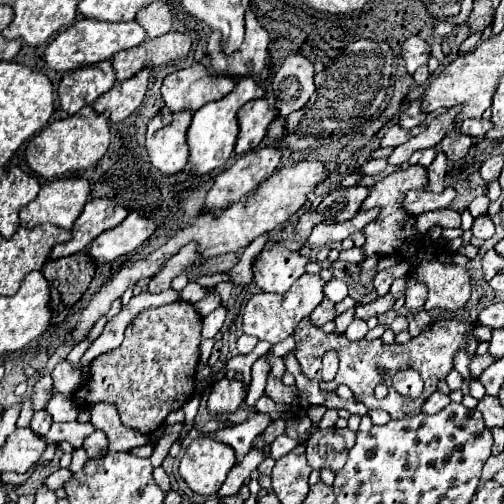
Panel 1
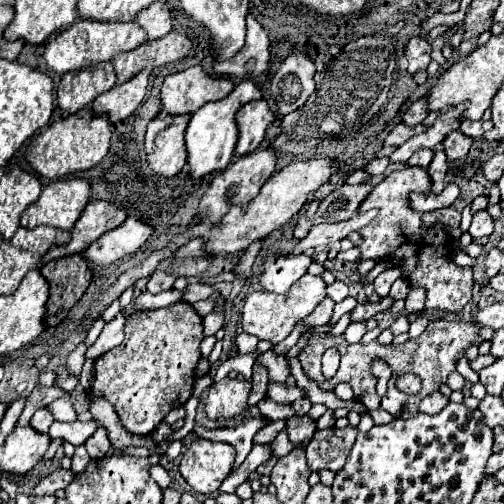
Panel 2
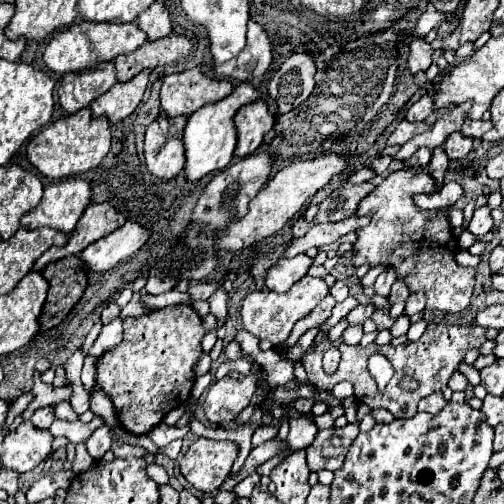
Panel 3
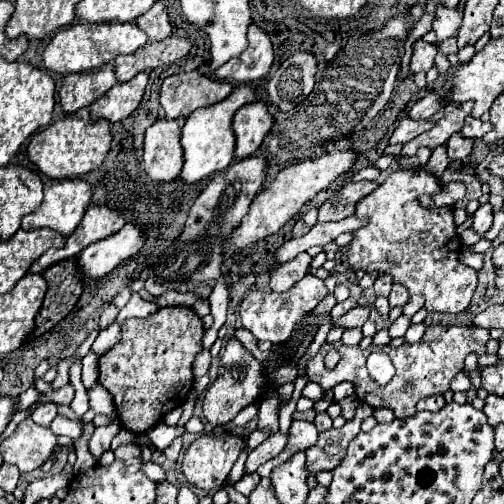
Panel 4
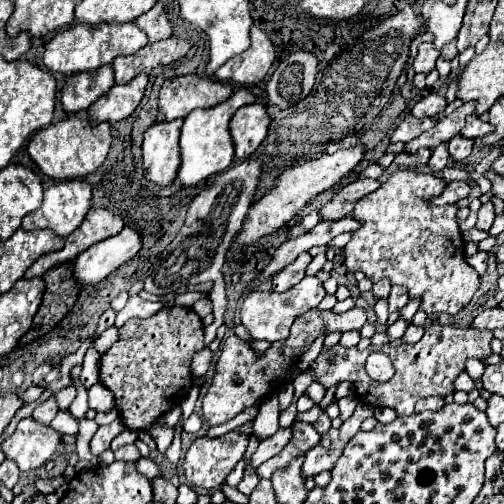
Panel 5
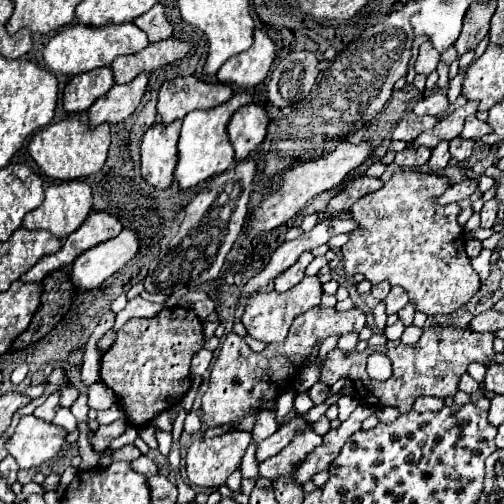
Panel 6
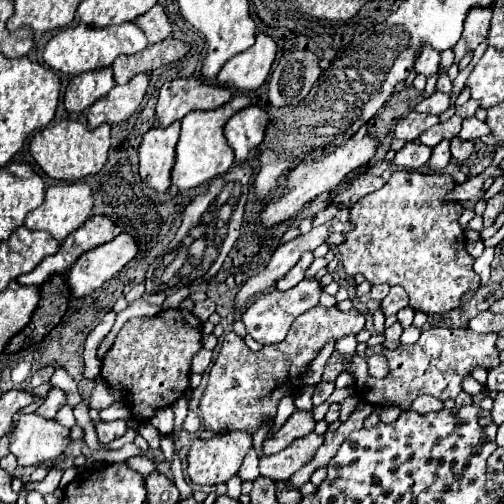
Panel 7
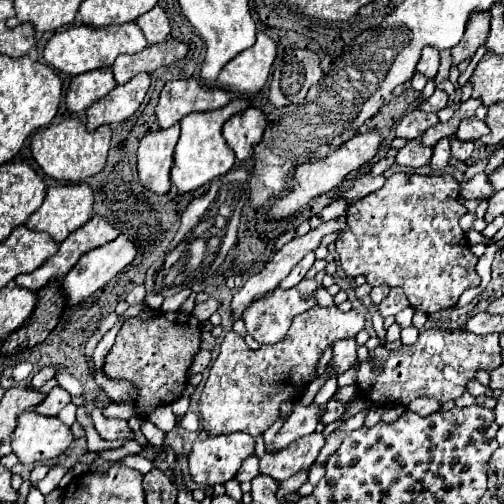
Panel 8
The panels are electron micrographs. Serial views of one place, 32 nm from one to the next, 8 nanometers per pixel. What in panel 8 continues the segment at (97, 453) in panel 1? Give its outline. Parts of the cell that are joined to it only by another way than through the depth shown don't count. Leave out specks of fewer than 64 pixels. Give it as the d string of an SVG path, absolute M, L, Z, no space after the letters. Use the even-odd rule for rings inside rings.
M98 408L92 412L92 420L94 420L94 426L96 426L98 434L104 440L126 440L130 436L131 430L126 420L106 418L102 414L102 410L98 410Z

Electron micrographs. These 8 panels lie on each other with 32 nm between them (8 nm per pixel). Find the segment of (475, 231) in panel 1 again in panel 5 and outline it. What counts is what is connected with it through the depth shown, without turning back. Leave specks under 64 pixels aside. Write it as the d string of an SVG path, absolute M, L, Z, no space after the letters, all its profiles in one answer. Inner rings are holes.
M488 200L488 202L482 204L482 208L478 210L478 224L476 224L476 226L478 226L480 230L490 230L492 222L494 222L494 202Z

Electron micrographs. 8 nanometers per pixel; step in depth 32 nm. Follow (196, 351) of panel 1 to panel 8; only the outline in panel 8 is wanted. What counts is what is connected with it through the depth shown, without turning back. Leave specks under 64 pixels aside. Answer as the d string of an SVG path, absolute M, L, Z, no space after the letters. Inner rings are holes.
M188 312L160 314L150 322L138 318L122 324L112 350L106 356L104 374L108 378L130 380L140 388L138 406L152 410L158 404L170 404L186 388L186 372L200 350L200 322Z

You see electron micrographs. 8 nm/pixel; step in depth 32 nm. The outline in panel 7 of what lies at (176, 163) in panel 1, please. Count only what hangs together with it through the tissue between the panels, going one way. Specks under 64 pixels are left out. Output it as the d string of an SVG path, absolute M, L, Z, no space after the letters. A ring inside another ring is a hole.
M180 122L168 128L152 128L144 134L138 148L140 178L148 188L156 192L168 192L170 188L170 170L174 166L174 148L178 136Z

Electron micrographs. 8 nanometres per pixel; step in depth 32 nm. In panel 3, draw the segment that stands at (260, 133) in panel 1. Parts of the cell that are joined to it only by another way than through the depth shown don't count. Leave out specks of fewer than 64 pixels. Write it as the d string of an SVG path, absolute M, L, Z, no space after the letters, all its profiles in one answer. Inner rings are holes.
M258 100L242 106L234 116L234 126L238 134L238 144L234 154L238 158L254 154L254 150L262 144L262 138L274 126L274 116L268 112L268 104Z

